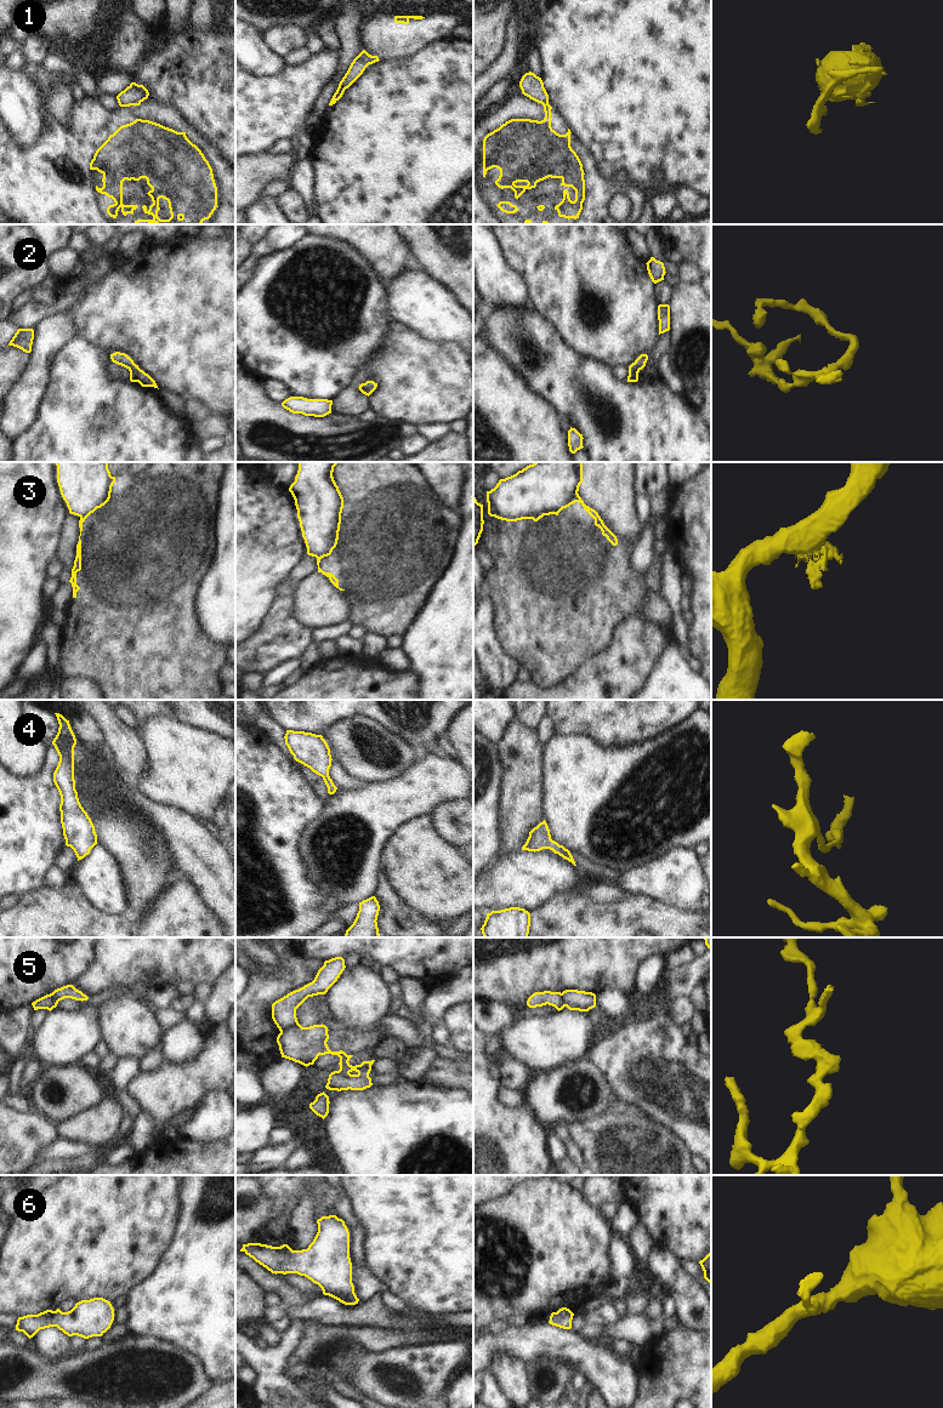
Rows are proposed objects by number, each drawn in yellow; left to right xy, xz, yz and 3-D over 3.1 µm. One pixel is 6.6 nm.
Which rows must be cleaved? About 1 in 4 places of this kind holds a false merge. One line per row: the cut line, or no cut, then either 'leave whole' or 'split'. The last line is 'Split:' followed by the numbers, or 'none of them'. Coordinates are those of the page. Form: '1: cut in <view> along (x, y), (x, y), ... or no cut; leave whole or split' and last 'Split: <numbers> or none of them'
1: cut in yz along (547, 102), (543, 104); split
2: no cut; leave whole
3: cut in yz along (577, 492), (563, 507); split
4: no cut; leave whole
5: cut in xz along (297, 1022), (280, 1032); split
6: no cut; leave whole
Split: 1, 3, 5

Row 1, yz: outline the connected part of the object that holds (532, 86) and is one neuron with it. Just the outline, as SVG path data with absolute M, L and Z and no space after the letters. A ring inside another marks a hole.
M526 73L519 81L519 87L522 93L530 99L541 104L549 103L549 95L544 87L544 82L534 73Z

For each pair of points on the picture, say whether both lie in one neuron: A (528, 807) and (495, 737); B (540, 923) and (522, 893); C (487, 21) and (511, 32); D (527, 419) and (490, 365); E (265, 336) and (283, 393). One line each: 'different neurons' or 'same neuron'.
A: different neurons
B: different neurons
C: different neurons
D: same neuron
E: different neurons

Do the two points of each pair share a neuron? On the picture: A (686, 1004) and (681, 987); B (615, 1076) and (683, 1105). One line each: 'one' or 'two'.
A: two
B: one

